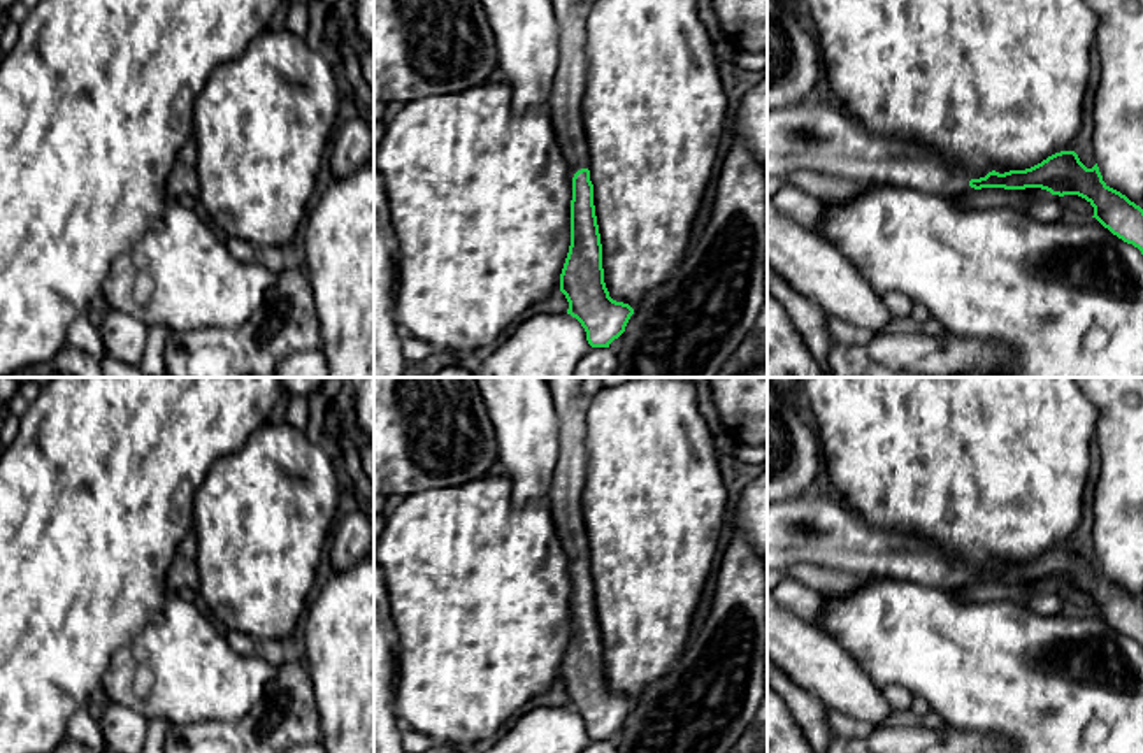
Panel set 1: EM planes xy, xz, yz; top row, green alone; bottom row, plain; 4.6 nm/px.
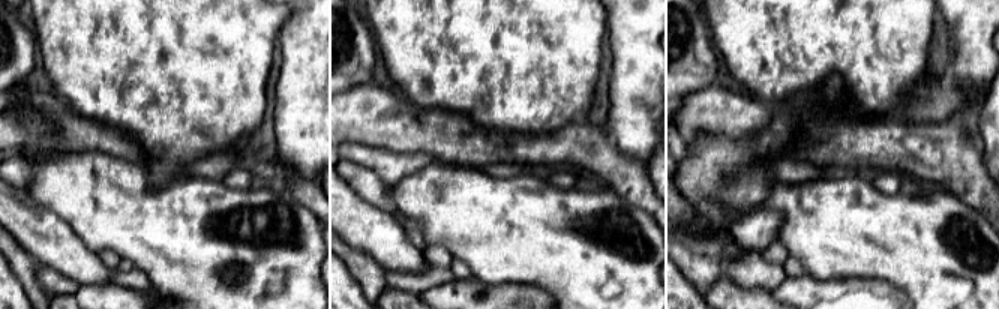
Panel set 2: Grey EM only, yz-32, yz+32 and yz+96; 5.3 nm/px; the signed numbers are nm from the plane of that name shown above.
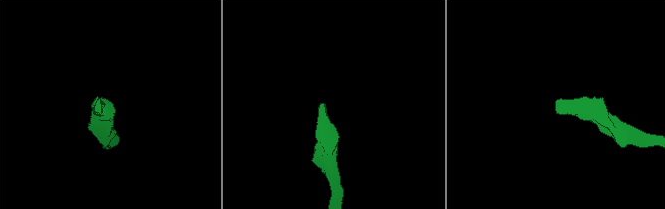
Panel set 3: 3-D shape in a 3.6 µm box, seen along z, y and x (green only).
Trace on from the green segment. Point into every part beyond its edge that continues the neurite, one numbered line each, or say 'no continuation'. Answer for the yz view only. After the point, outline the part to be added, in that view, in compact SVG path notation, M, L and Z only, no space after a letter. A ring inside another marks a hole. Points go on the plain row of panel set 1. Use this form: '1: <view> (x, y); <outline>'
1: yz (813, 529); M813 491L767 506L767 569L785 572L802 562L859 577L887 576L946 592L969 583L969 569L948 560L929 541L899 530L876 530L843 500L830 500Z

